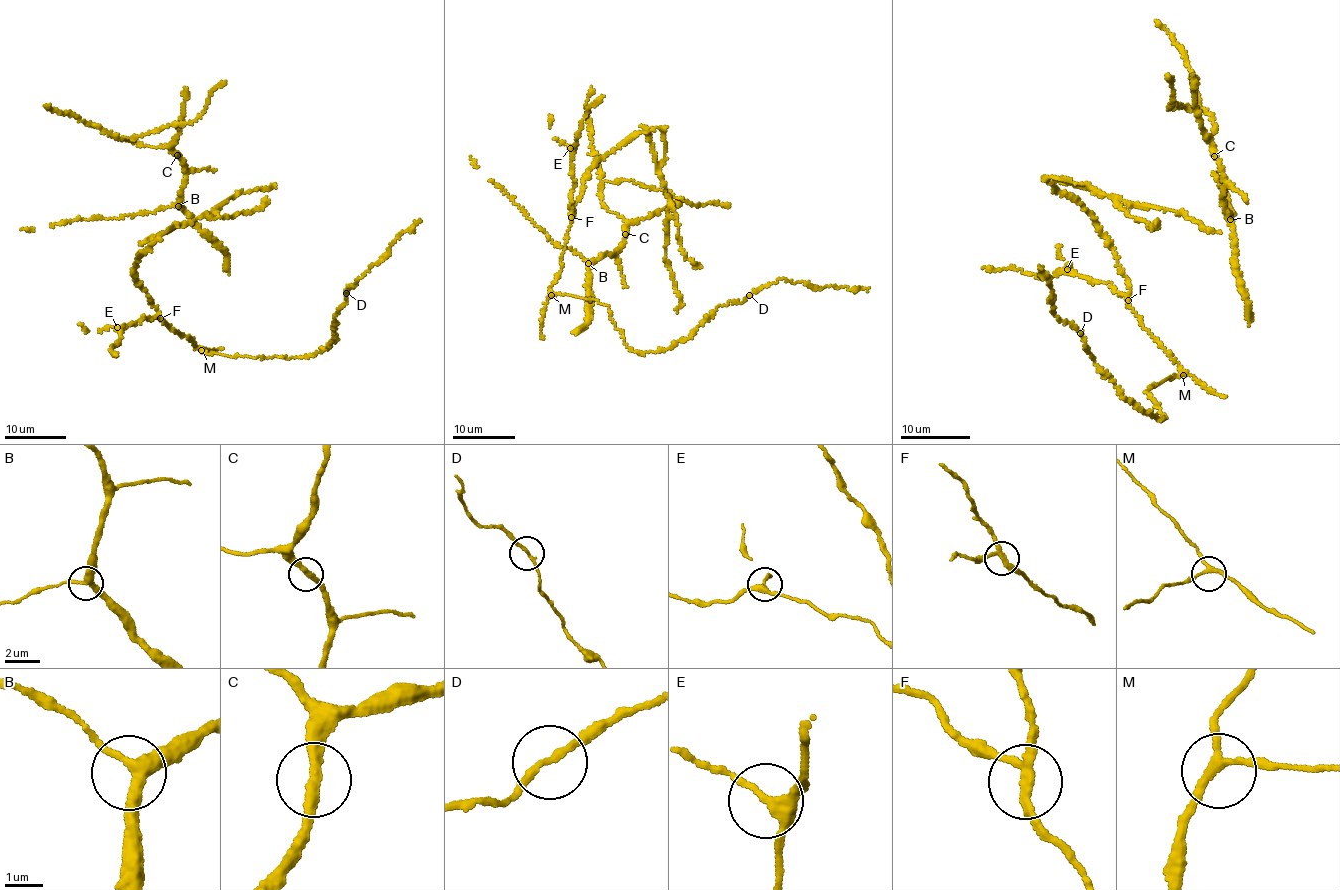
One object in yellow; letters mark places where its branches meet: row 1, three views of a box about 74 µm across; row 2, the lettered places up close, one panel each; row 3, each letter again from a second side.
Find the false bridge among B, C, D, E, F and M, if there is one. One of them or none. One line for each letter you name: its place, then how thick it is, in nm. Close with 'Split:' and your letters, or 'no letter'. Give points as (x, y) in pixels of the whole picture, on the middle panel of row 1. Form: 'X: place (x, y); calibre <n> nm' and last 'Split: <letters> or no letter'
F: place (571, 217); calibre 220 nm
Split: F

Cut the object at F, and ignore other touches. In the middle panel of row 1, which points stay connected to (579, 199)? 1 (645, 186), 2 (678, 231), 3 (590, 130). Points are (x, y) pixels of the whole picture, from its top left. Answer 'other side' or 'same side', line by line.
1: other side
2: same side
3: other side

